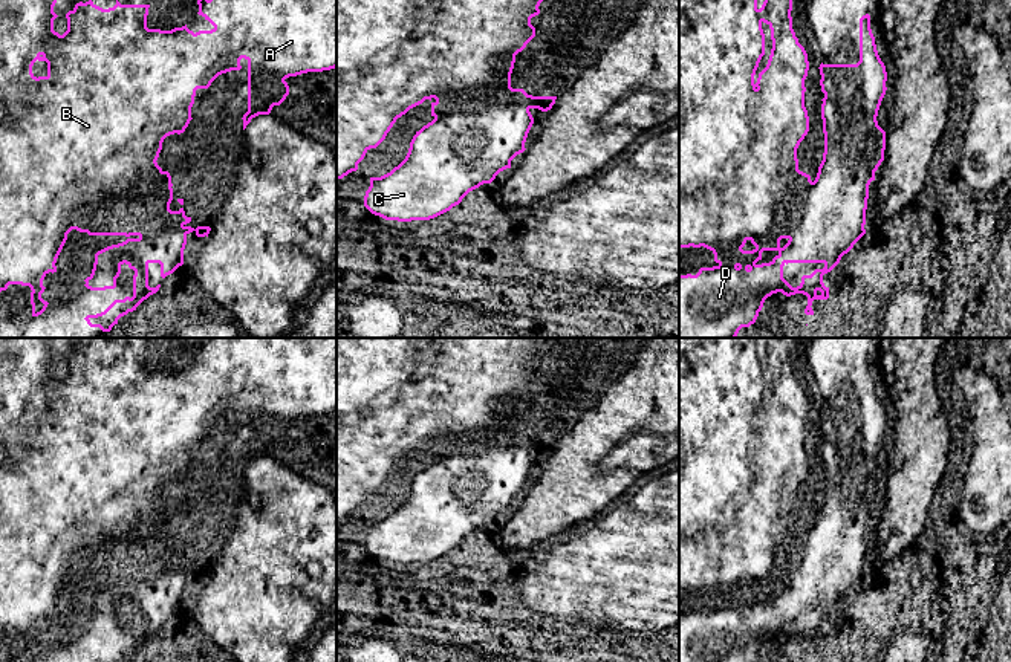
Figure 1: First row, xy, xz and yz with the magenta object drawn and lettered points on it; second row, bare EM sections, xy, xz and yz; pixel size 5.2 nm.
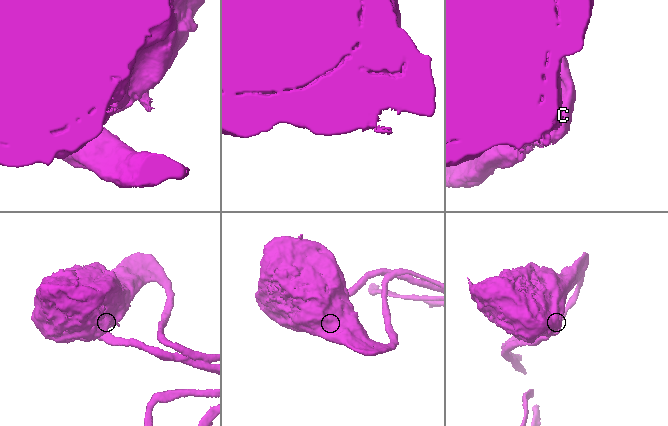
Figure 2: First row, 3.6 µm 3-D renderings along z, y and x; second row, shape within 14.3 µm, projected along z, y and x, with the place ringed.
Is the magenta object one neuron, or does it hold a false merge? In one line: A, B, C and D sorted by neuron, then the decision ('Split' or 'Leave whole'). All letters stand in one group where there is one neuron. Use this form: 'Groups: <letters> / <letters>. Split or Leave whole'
Groups: A B / C D. Split

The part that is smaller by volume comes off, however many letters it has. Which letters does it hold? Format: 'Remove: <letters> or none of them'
Remove: C, D

